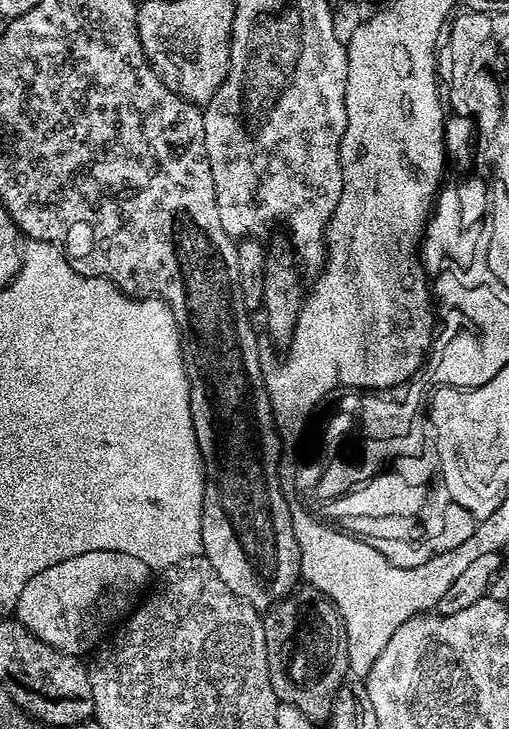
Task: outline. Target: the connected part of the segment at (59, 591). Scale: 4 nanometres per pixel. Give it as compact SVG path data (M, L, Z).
M90 550L34 574L34 578L22 586L14 616L42 638L42 642L71 656L80 656L84 652L91 653L105 633L127 617L149 584L150 569L134 558L134 554Z

